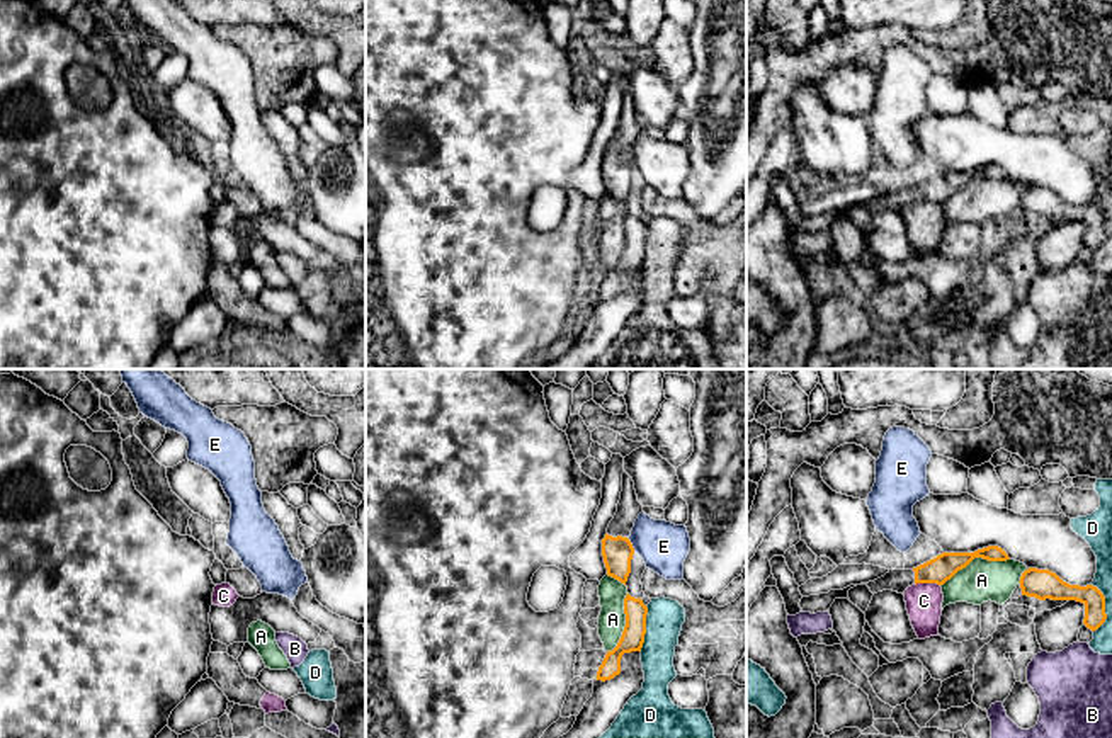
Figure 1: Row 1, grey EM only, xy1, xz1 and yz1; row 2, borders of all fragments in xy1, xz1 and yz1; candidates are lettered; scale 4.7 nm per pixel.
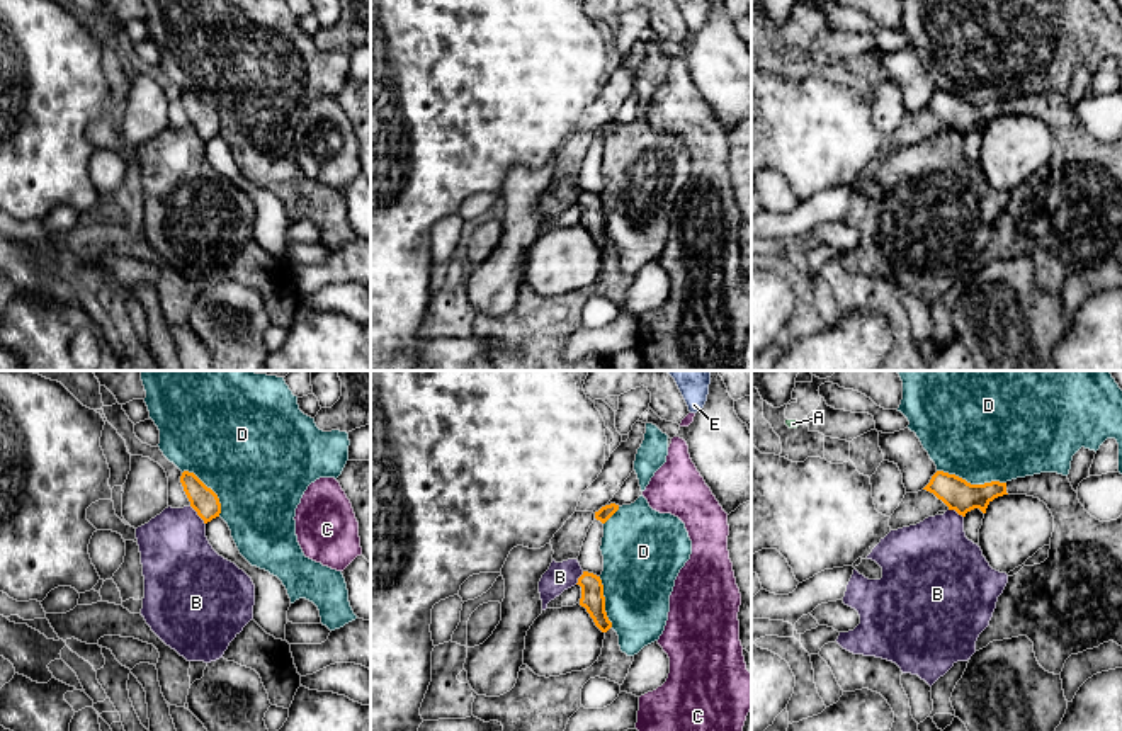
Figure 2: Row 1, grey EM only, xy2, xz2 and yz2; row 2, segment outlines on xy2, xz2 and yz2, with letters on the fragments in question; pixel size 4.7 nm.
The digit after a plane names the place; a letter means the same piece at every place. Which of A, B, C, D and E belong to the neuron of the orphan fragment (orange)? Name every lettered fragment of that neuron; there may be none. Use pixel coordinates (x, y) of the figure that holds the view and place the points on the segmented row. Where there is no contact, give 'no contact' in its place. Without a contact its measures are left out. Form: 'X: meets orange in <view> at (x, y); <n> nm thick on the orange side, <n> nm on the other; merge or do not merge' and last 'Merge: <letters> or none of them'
A: meets orange in yz1 at (975, 556); 120 nm thick on the orange side, 200 nm on the other; do not merge
B: meets orange in xy2 at (198, 514); 120 nm thick on the orange side, 340 nm on the other; do not merge
C: meets orange in yz1 at (927, 582); 120 nm thick on the orange side, 180 nm on the other; do not merge
D: meets orange in yz2 at (969, 483); 150 nm thick on the orange side, 480 nm on the other; do not merge
E: meets orange in xz1 at (631, 544); 140 nm thick on the orange side, 240 nm on the other; do not merge
Merge: none of them

